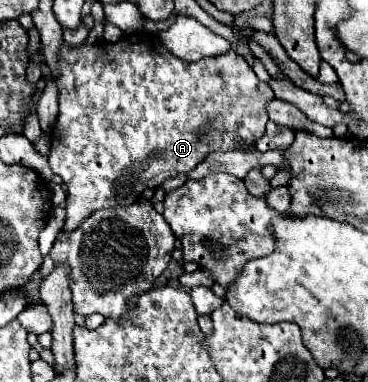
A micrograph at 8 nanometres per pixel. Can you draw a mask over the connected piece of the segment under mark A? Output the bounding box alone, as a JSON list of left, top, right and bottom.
[49,32,275,228]

